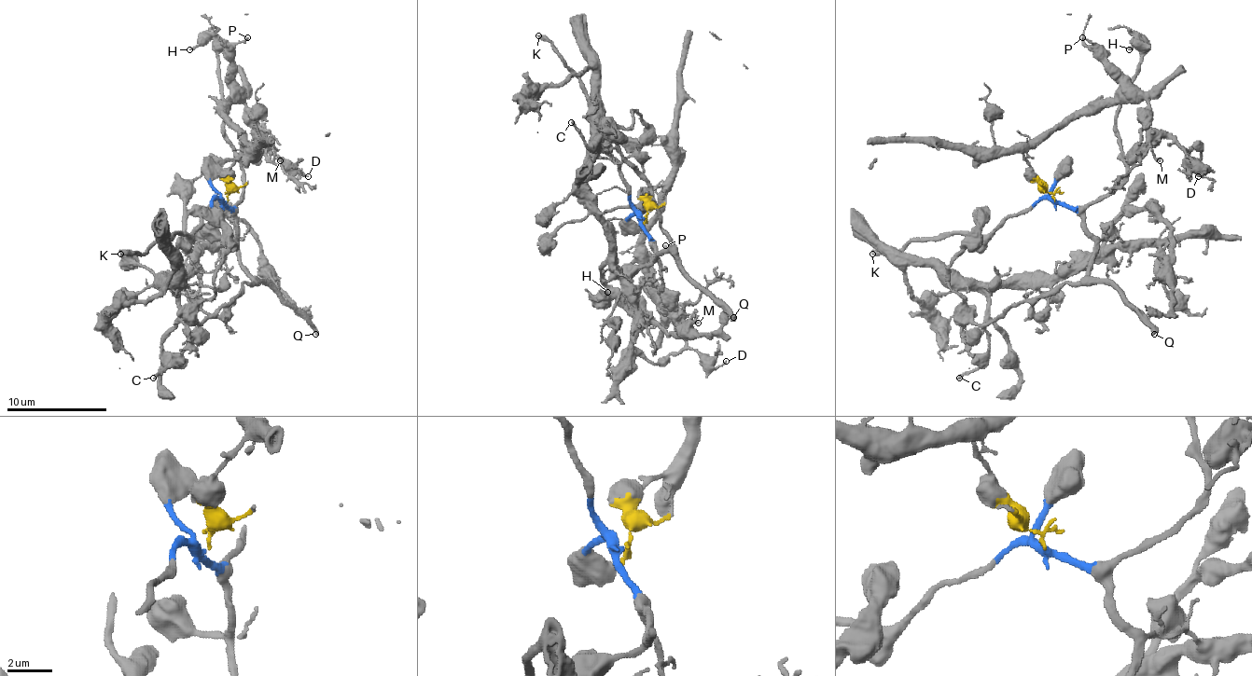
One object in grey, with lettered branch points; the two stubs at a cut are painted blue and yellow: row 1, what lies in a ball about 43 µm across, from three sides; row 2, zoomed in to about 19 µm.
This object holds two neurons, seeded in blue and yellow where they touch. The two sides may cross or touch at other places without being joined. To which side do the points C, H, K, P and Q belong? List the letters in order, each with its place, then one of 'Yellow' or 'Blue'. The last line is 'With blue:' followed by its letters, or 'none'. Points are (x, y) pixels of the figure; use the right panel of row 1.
C: Place: (959, 378). Blue
H: Place: (1129, 49). Blue
K: Place: (872, 254). Blue
P: Place: (1082, 37). Yellow
Q: Place: (1154, 334). Blue
With blue: C, H, K, Q

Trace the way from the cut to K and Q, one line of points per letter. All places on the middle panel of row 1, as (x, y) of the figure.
K: (644, 216), (620, 179), (620, 164), (608, 151), (605, 134), (593, 117), (580, 78), (538, 36)
Q: (644, 216), (641, 229), (653, 244), (656, 257), (669, 252), (681, 269), (734, 317)

